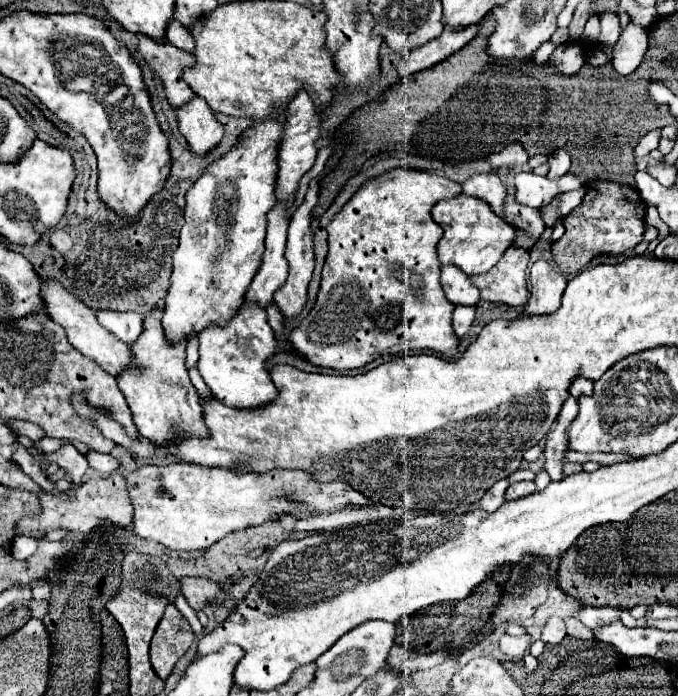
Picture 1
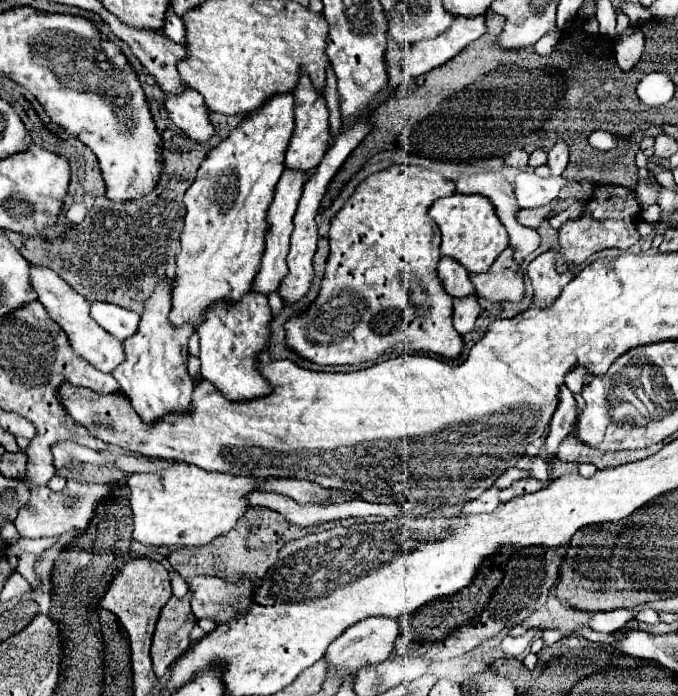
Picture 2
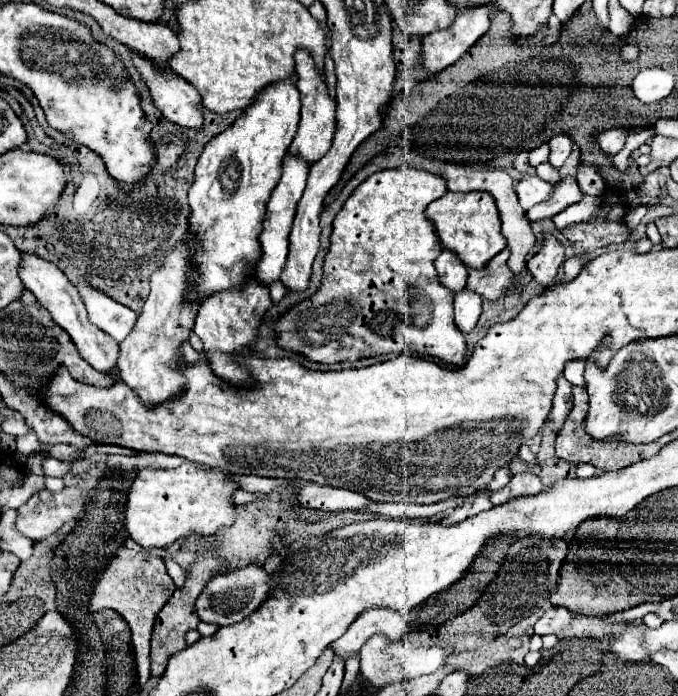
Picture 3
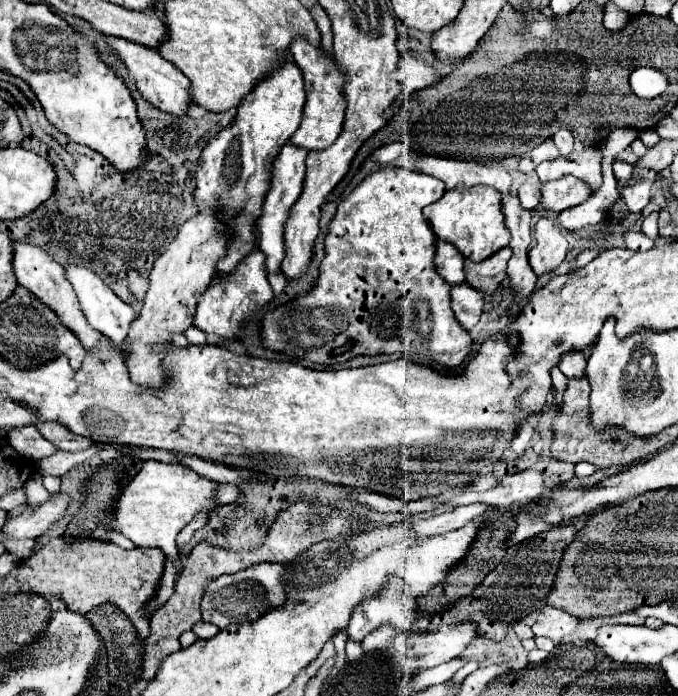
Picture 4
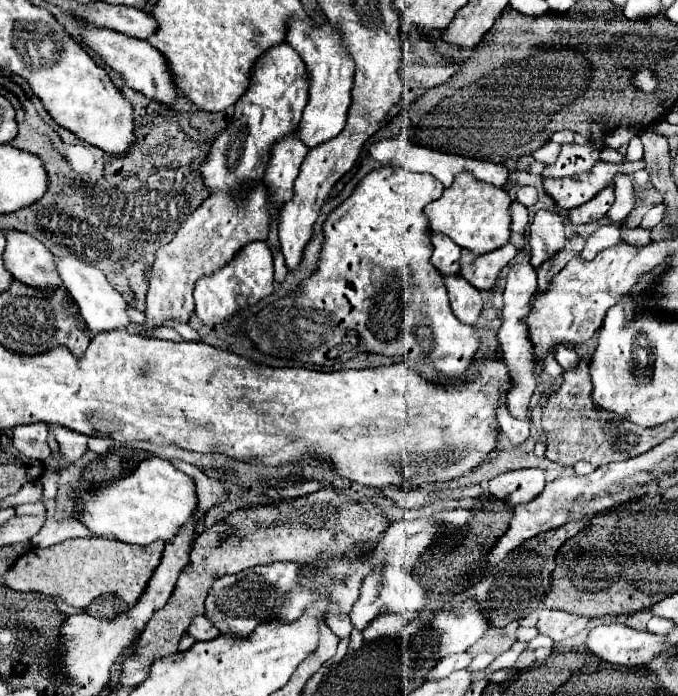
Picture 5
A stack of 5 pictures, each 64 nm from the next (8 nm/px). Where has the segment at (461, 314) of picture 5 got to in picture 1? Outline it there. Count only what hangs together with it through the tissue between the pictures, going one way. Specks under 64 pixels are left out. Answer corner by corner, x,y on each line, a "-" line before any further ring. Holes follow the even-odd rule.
456,306
454,310
454,332
458,338
462,338
470,328
476,318
476,306

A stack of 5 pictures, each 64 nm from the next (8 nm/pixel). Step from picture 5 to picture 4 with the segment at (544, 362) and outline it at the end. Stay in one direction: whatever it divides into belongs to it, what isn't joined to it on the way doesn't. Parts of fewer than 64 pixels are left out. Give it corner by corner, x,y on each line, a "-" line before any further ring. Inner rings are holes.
554,366
554,370
552,370
550,374
552,374
552,384
554,384
554,388
556,388
554,406
560,406
560,402
562,402
562,392
564,392
564,388
566,388
566,376
560,372
558,366

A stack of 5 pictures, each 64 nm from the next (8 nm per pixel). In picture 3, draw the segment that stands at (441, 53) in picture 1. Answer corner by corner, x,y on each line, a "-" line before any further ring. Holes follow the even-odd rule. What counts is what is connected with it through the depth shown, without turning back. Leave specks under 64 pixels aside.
488,2
486,6
472,6
466,10
458,10
452,26
448,26
446,30
438,30
434,34
428,34
422,40
422,66
430,72
440,72
440,70
452,66
454,62
458,62
478,42
478,38
482,38
488,32
492,10
496,10
494,2

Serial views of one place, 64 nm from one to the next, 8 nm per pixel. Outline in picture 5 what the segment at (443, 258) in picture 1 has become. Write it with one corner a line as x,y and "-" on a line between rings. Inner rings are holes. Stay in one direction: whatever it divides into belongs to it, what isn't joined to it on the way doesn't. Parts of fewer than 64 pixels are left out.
466,170
456,174
452,186
446,188
438,200
426,204
424,212
432,230
450,236
458,246
474,254
486,254
504,246
510,238
510,202
512,198
502,188
478,182
478,178

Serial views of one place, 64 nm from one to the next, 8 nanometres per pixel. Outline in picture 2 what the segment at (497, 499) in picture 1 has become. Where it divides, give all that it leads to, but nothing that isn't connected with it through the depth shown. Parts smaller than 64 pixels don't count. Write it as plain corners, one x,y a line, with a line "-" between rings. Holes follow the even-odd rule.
488,488
480,498
466,502
460,514
468,516
468,514
478,514
478,512
492,512
498,504
500,504
498,502
498,488

